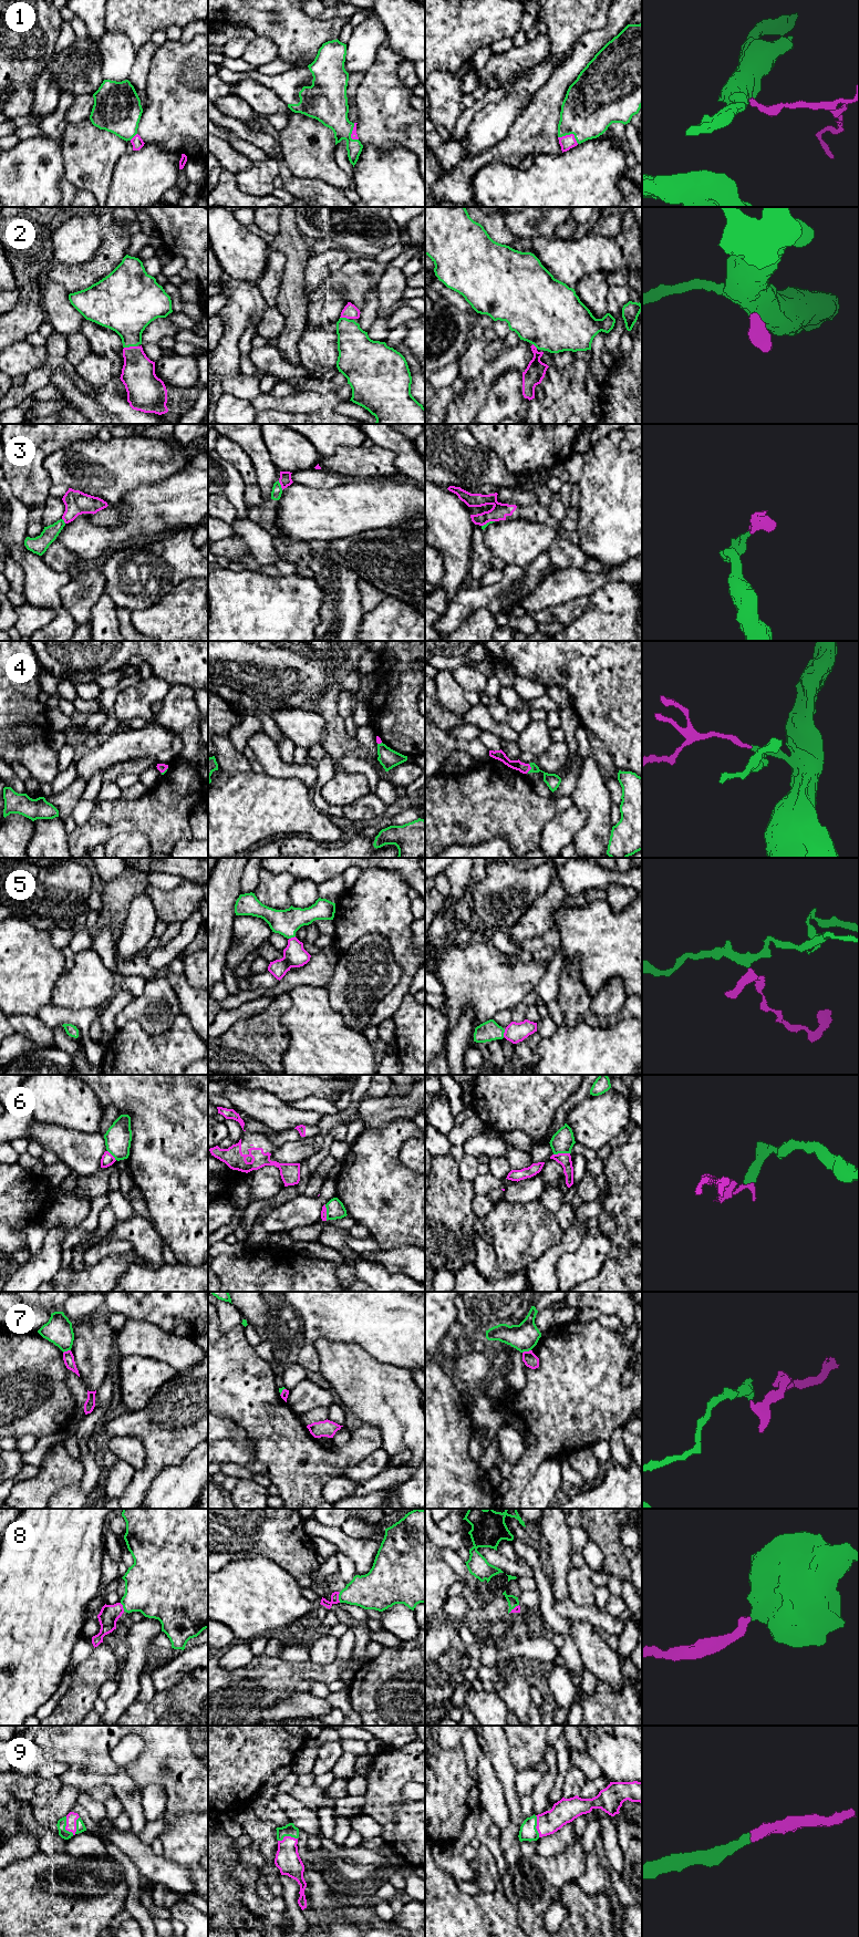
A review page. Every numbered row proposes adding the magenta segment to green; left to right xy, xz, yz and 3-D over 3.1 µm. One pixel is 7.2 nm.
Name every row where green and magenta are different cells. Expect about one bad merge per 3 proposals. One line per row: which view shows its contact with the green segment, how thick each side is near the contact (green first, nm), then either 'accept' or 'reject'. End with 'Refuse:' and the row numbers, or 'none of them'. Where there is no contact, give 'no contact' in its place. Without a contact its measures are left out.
1: yz | 400/100 nm | accept
2: xy | 340/240 nm | accept
3: xz | 80/90 nm | reject
4: yz | 110/70 nm | accept
5: yz | 150/140 nm | accept
6: xz | 130/50 nm | reject
7: yz | 200/100 nm | reject
8: xz | 260/60 nm | accept
9: xy | 70/80 nm | accept
Refuse: 3, 6, 7

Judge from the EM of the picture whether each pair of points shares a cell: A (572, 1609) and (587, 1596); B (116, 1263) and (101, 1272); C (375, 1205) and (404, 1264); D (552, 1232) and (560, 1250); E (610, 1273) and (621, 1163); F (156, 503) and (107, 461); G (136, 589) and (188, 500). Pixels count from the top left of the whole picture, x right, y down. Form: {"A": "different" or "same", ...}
{"A": "different", "B": "same", "C": "different", "D": "different", "E": "same", "F": "different", "G": "different"}

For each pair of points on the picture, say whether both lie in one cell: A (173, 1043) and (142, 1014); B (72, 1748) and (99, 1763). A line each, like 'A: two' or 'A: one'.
A: two
B: one

